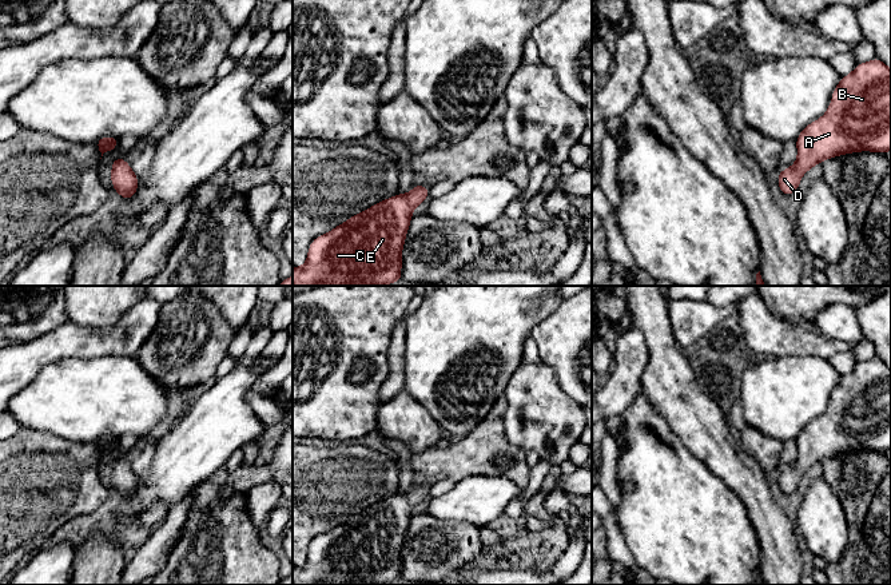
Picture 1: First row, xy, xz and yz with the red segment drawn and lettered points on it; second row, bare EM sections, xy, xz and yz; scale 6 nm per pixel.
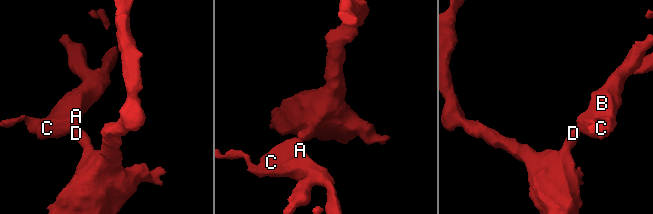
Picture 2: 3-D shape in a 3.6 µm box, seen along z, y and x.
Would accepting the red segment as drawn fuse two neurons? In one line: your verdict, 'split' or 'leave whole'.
leave whole

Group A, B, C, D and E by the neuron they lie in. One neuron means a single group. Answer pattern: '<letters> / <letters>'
A B C D E

